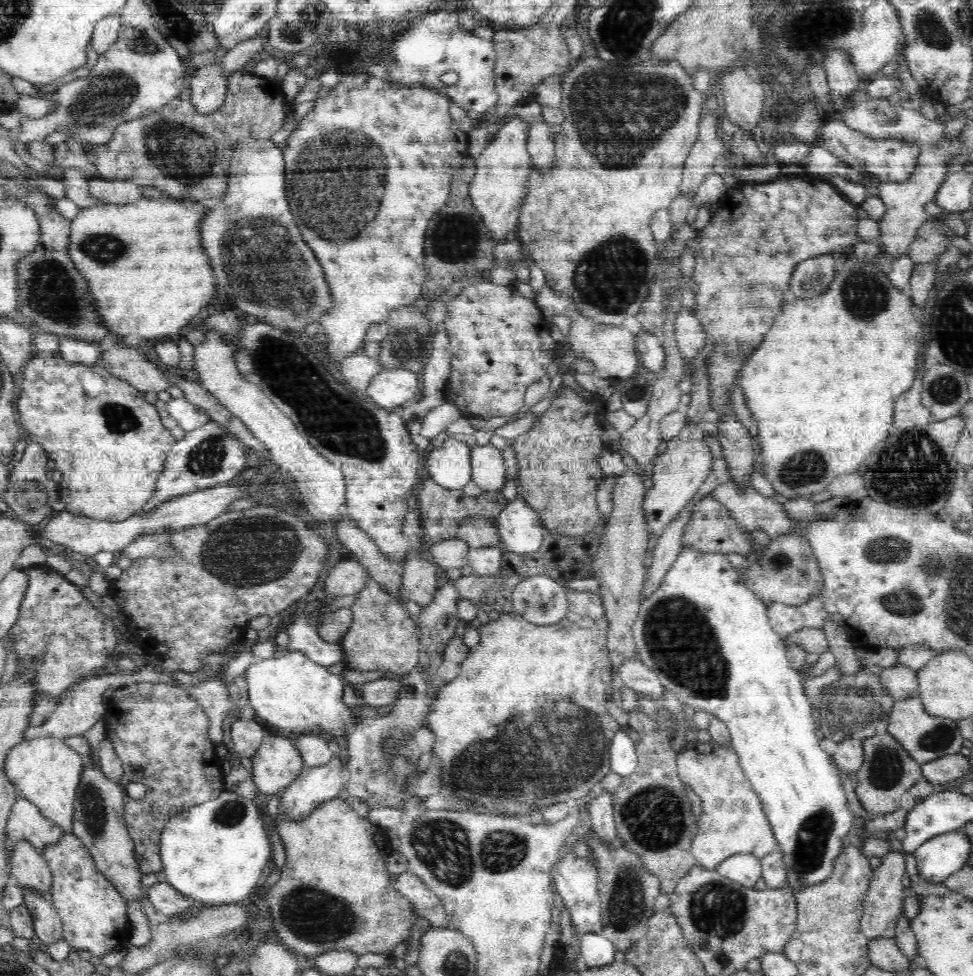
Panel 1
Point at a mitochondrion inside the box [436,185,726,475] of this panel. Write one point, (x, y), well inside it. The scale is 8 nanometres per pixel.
(608, 278)

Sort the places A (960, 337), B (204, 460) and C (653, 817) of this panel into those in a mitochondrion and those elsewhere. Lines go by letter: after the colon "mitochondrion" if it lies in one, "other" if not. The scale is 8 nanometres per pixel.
A: mitochondrion
B: mitochondrion
C: mitochondrion

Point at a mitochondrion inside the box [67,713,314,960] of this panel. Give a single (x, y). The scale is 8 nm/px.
(93, 807)

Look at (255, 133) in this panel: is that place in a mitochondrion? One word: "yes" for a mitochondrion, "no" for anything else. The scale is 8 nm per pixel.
no

